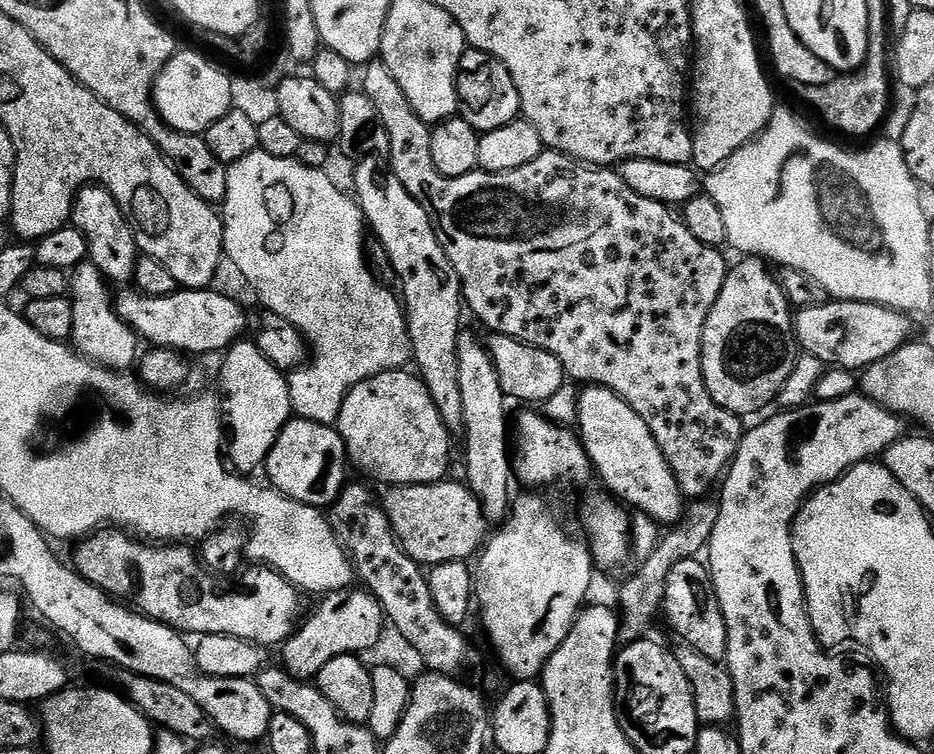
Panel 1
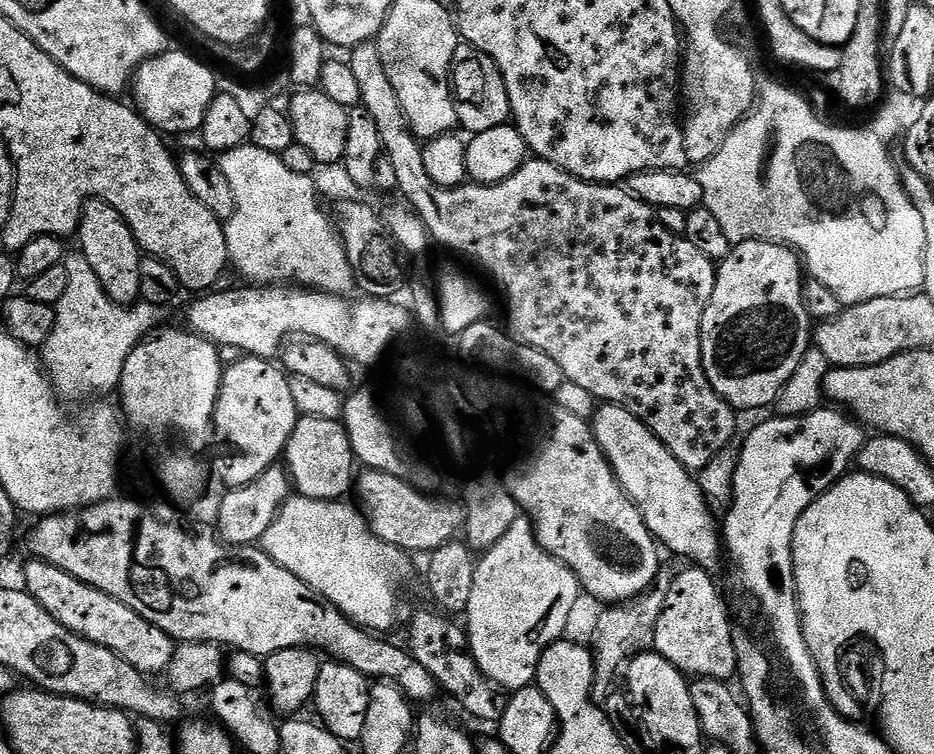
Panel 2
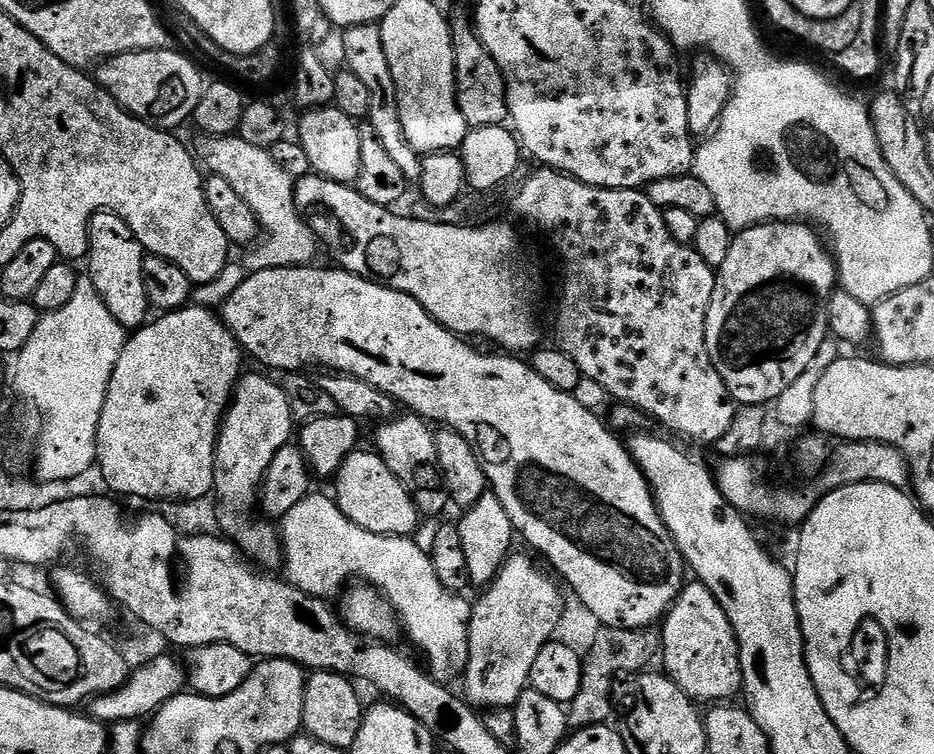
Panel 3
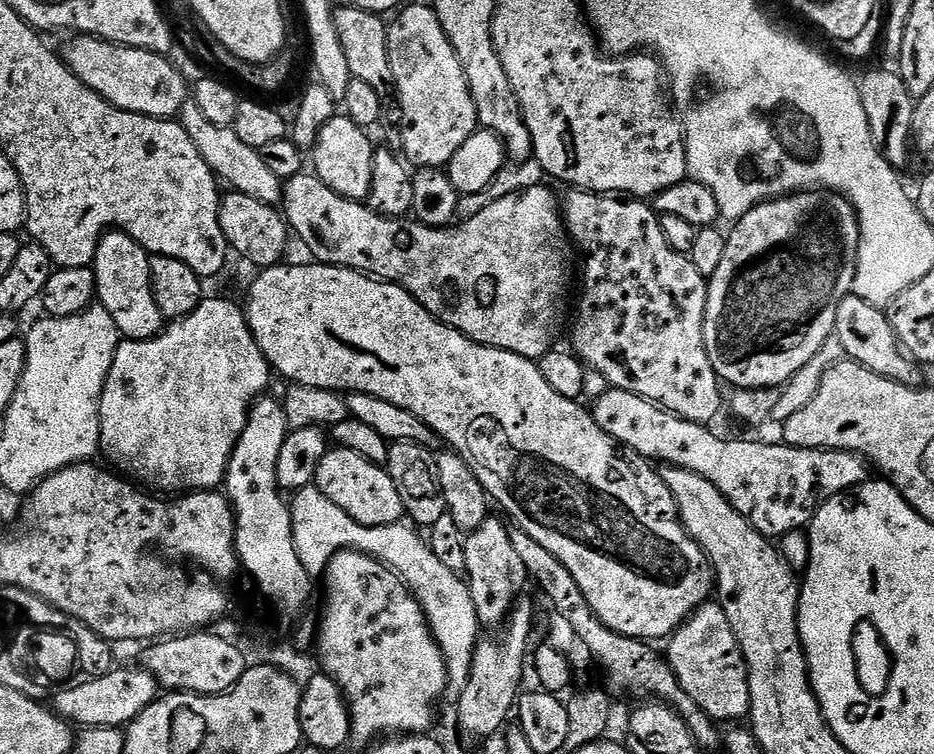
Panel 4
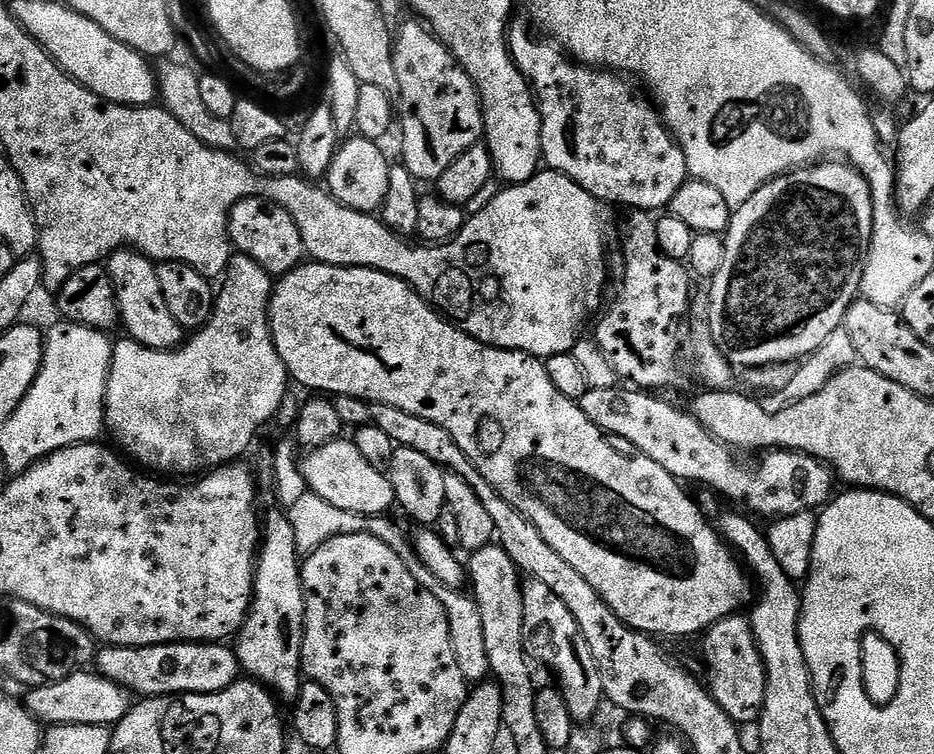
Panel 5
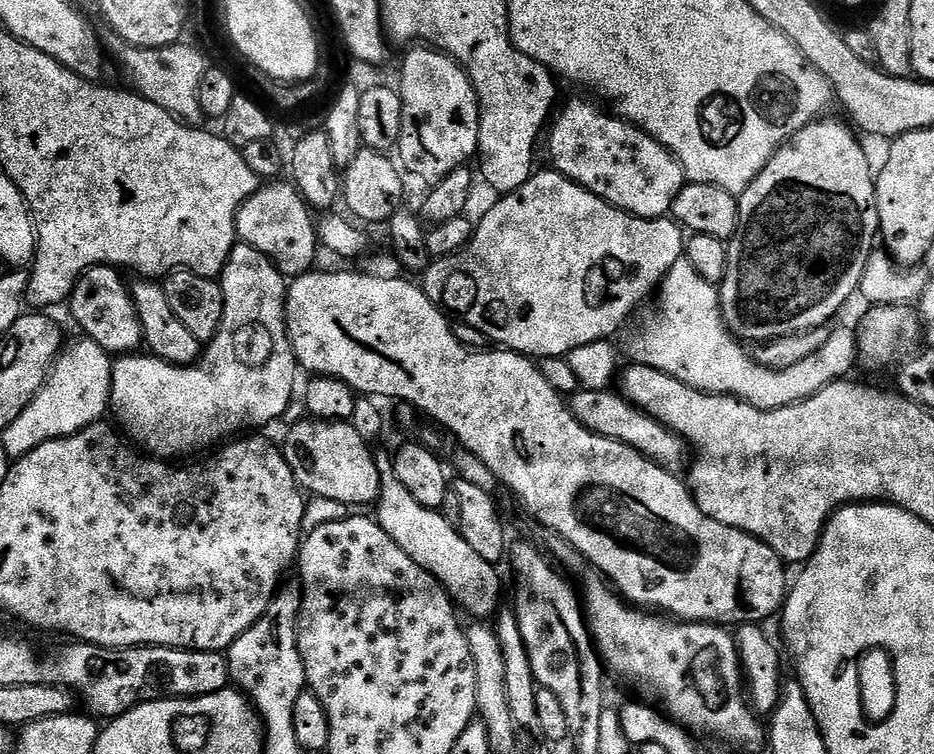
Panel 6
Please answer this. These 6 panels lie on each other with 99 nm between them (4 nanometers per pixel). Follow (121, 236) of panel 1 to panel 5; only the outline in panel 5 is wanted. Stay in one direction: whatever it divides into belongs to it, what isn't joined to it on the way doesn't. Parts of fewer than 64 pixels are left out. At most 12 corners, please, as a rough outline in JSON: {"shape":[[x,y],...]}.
{"shape":[[129,247],[107,257],[120,324],[143,348],[183,345],[157,265]]}

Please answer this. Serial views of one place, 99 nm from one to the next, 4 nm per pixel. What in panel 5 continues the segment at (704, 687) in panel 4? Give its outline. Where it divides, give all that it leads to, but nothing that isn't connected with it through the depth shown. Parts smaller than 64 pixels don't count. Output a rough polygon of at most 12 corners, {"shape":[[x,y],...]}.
{"shape":[[733,614],[703,633],[708,693],[738,726],[766,700],[752,621]]}

